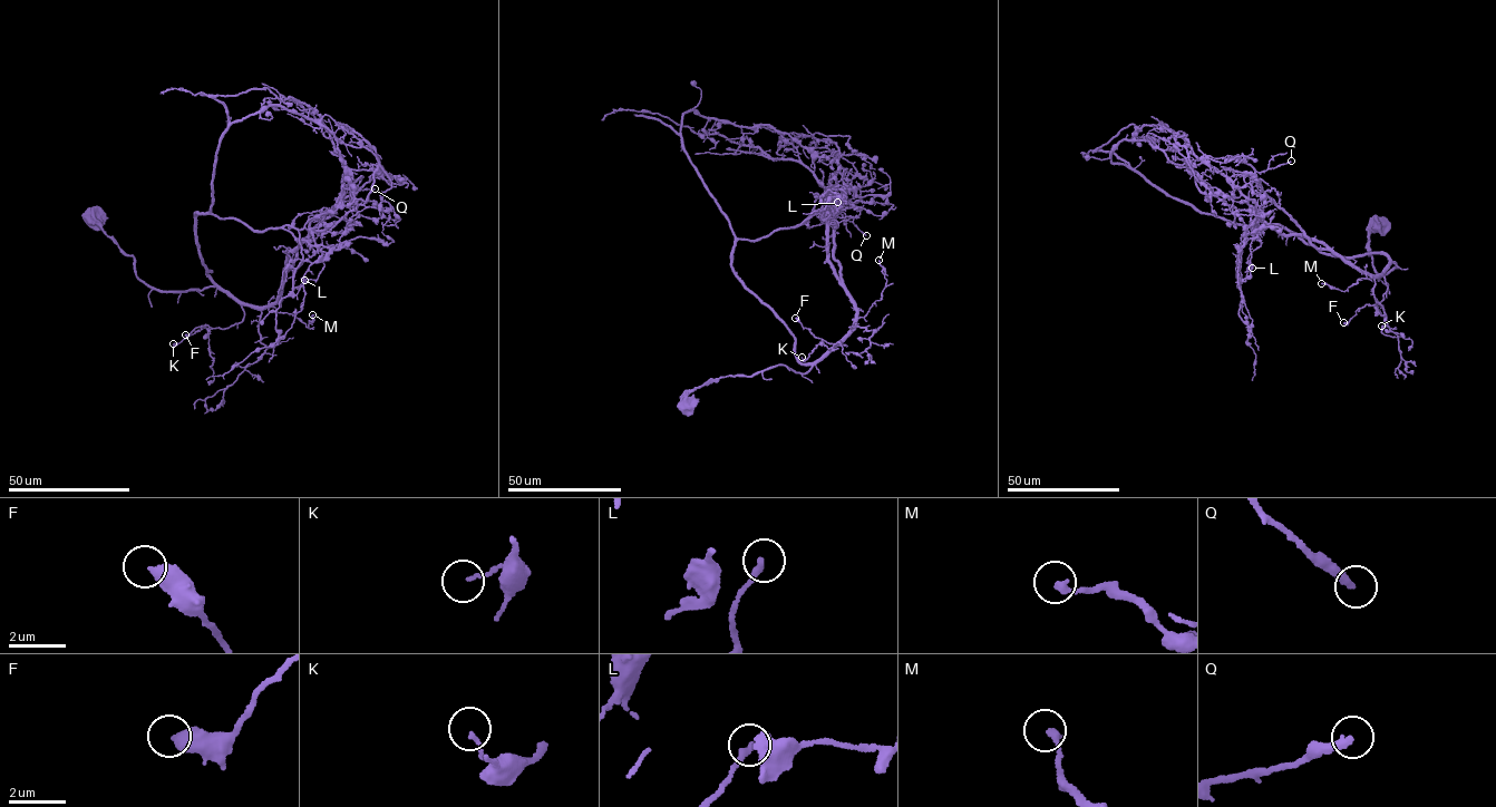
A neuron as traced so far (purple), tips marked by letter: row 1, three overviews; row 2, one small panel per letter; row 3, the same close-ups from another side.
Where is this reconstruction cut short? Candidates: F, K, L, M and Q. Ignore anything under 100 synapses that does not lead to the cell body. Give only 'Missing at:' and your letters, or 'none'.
Missing at: none

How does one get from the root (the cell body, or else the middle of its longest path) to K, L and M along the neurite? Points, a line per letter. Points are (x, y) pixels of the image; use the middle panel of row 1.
K: (687, 400), (727, 376), (779, 365), (806, 373), (846, 346), (822, 340), (802, 357)
L: (687, 400), (727, 376), (806, 373), (851, 329), (854, 301), (812, 210), (826, 191), (837, 202)
M: (687, 400), (696, 388), (727, 376), (753, 376), (779, 365), (806, 373), (881, 299), (886, 279), (878, 260)

